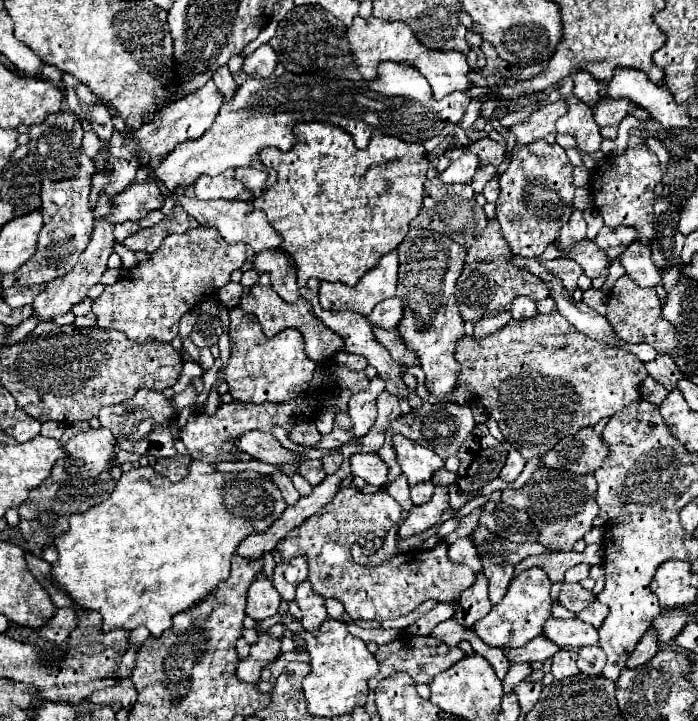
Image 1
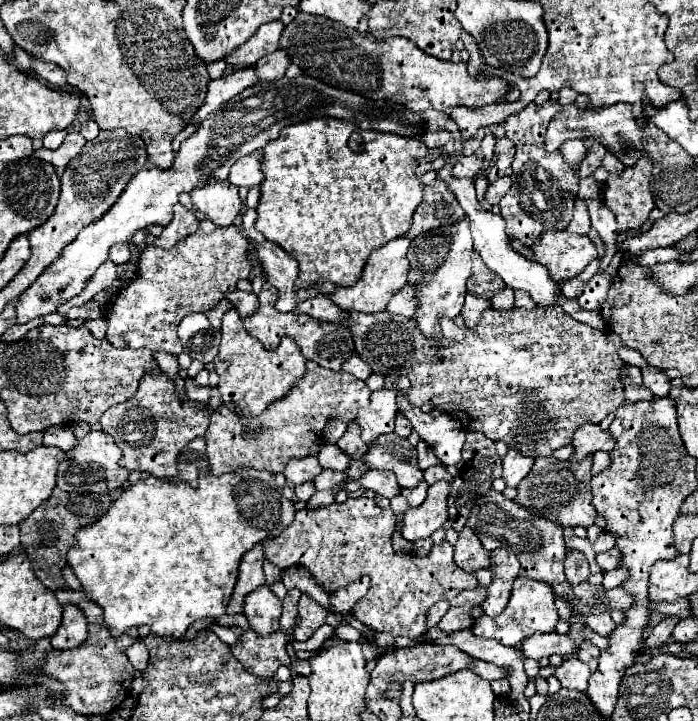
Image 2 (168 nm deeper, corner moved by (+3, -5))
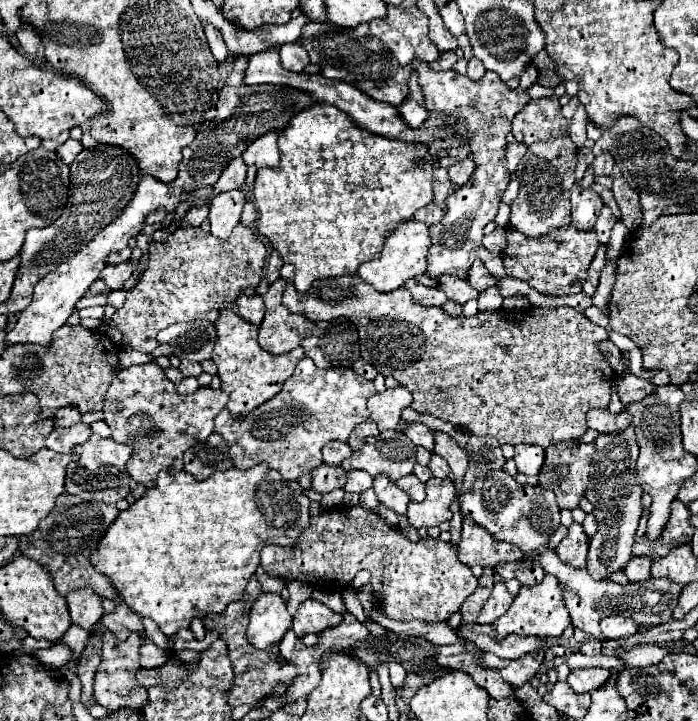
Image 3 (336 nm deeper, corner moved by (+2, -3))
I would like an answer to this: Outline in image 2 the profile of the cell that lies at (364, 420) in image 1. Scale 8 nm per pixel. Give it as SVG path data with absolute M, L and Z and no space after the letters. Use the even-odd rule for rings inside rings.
M381 389L371 393L371 403L369 407L359 411L357 423L363 429L361 439L371 445L379 435L391 433L395 427L395 417L397 417L397 393L393 389Z

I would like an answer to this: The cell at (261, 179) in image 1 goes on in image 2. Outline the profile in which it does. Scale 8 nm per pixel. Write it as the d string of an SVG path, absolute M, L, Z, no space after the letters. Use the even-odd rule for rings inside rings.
M253 153L247 155L243 159L237 159L235 165L231 167L229 173L229 183L233 185L247 185L247 187L255 187L263 183L263 171L261 171L261 161L263 161L263 153Z

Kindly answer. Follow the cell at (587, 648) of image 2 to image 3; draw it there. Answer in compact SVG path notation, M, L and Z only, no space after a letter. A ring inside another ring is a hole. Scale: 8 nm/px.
M588 637L580 647L582 655L600 655L600 651L602 651L602 641L596 637Z

